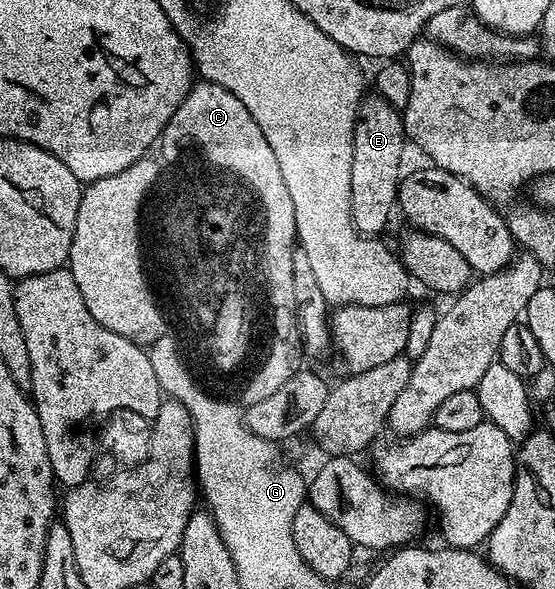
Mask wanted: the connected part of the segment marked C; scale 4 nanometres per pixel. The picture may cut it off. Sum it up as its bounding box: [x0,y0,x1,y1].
[158,80,302,407]

